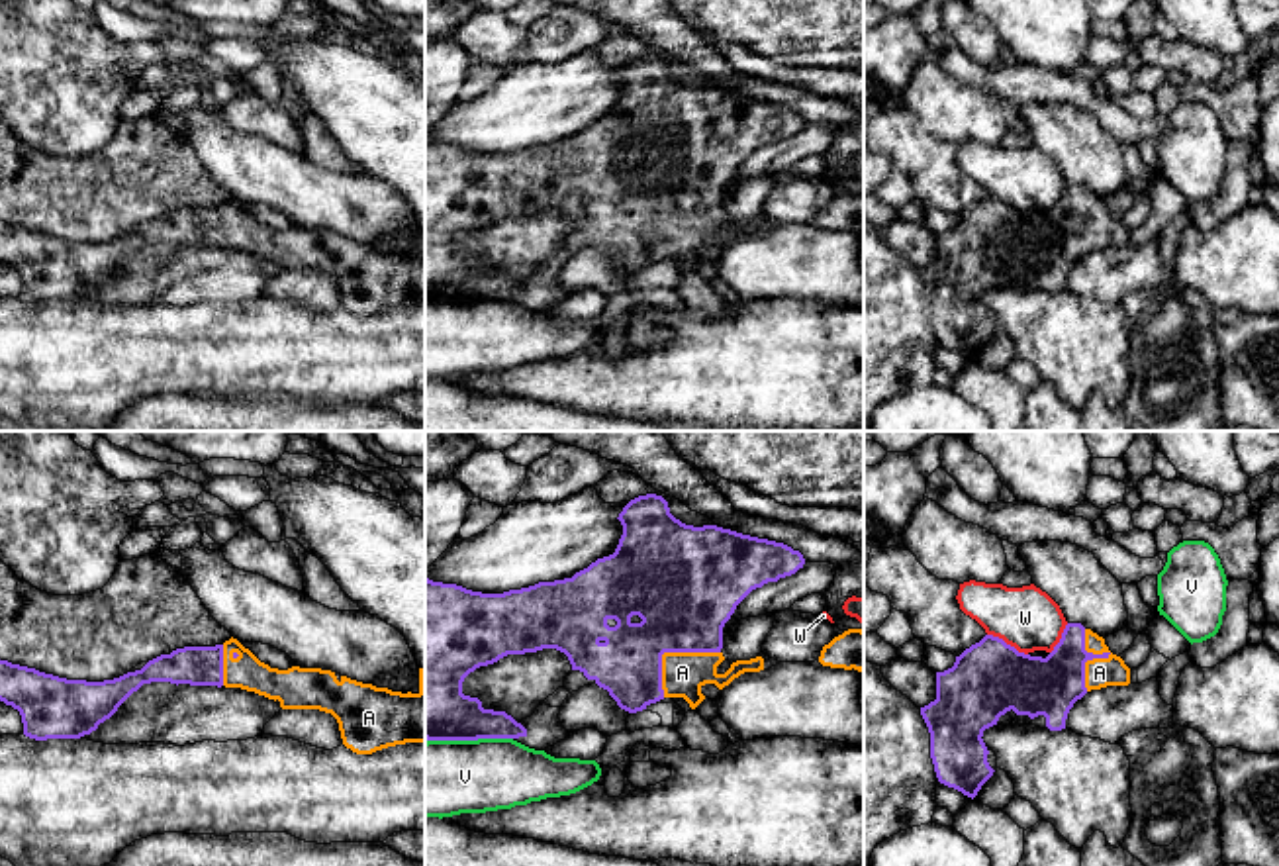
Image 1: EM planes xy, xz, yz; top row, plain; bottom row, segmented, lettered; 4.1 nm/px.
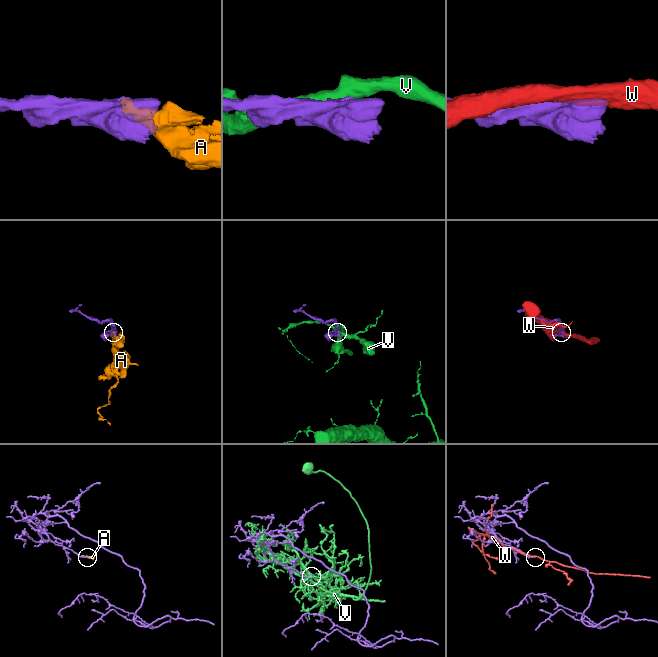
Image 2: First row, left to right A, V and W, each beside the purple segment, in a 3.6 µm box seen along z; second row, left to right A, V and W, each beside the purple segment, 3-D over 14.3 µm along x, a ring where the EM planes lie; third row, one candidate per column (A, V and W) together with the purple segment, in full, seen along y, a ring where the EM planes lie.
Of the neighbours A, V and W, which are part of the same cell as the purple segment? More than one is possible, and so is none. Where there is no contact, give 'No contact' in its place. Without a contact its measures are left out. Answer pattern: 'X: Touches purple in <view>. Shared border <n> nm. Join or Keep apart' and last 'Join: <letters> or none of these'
A: Touches purple in yz. Shared border 260 nm. Join
V: Touches purple in xz. Shared border 360 nm. Keep apart
W: Touches purple in yz. Shared border 190 nm. Keep apart
Join: A

